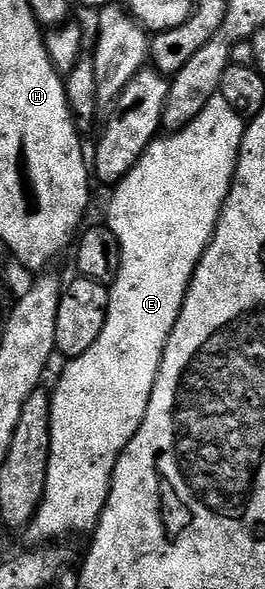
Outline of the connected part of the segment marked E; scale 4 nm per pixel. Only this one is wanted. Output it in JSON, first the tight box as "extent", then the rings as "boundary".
{"extent":[27,95,246,543],"boundary":[[[214,95],[199,111],[199,115],[190,125],[182,129],[170,132],[168,135],[158,136],[145,149],[145,153],[137,162],[135,167],[122,181],[117,182],[112,190],[113,198],[109,201],[109,221],[107,227],[119,239],[121,248],[121,266],[119,275],[114,279],[109,290],[109,310],[107,319],[103,323],[103,331],[99,331],[99,339],[83,351],[83,355],[72,358],[69,365],[61,373],[61,378],[57,381],[57,386],[51,389],[51,408],[53,418],[49,420],[49,462],[47,463],[47,479],[45,480],[45,493],[41,497],[41,505],[37,508],[33,520],[27,526],[30,542],[33,543],[53,543],[58,539],[65,539],[69,532],[88,534],[97,524],[101,517],[101,512],[105,509],[105,504],[109,498],[109,488],[113,482],[113,472],[117,466],[117,460],[121,457],[121,452],[127,447],[127,443],[139,431],[139,427],[145,418],[147,403],[151,399],[153,384],[157,378],[157,372],[161,366],[161,360],[165,354],[165,348],[169,342],[171,331],[181,314],[181,308],[185,302],[185,296],[189,290],[189,284],[193,278],[193,273],[197,269],[197,264],[201,261],[201,256],[205,253],[205,248],[213,241],[213,232],[217,229],[217,224],[221,218],[221,209],[225,206],[225,200],[229,194],[229,188],[233,185],[233,178],[237,176],[237,156],[241,150],[241,140],[245,134],[246,118],[241,117],[233,110],[231,103],[227,103],[219,95]]]}

